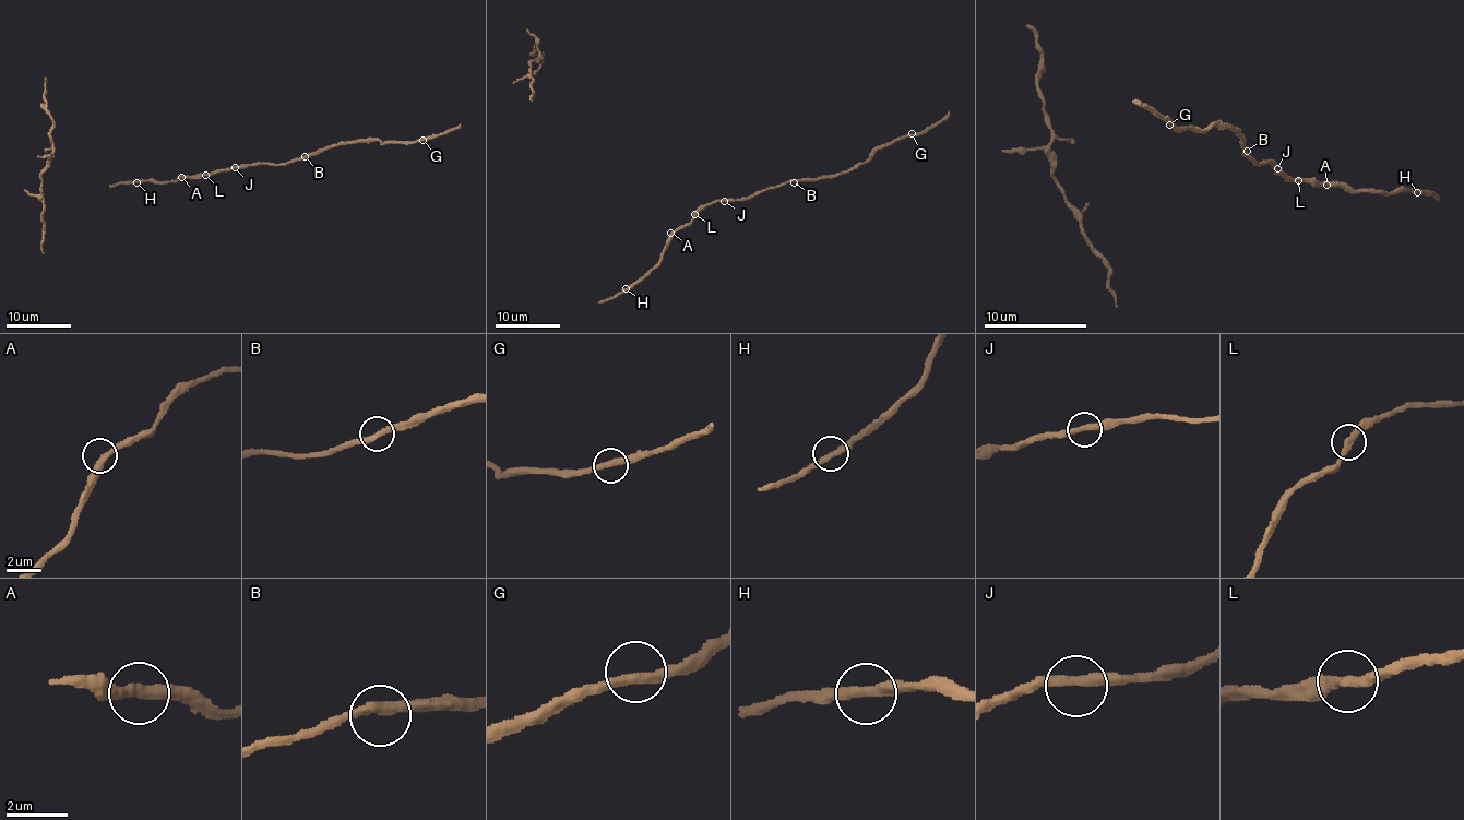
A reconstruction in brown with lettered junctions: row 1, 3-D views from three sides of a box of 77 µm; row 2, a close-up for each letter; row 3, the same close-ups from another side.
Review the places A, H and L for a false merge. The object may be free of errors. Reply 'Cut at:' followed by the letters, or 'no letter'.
Cut at: no letter

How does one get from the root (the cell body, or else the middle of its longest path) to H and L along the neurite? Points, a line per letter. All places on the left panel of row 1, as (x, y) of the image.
H: (181, 177), (167, 182), (137, 182)
L: (181, 177), (206, 174)

